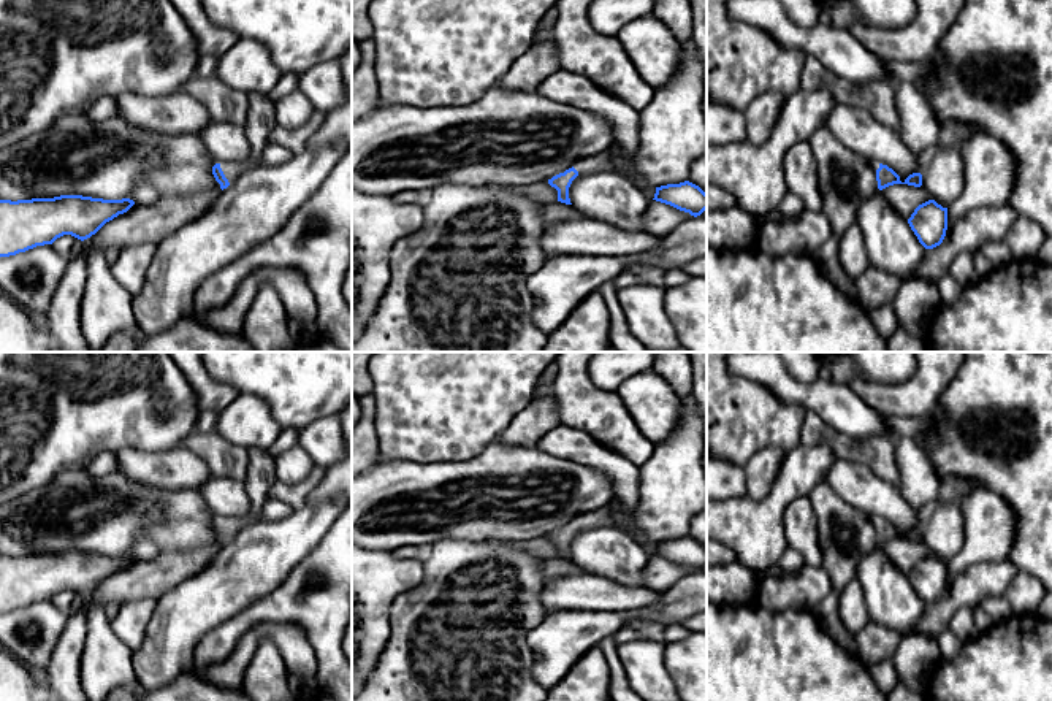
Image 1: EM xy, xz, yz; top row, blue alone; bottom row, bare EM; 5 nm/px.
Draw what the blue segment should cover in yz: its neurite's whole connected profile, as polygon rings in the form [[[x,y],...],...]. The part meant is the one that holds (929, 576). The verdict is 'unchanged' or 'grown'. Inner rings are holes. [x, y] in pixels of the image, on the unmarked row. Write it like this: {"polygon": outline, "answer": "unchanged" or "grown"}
{"polygon": [[[928,555],[914,565],[908,579],[919,598],[925,604],[933,604],[940,601],[946,592],[947,563],[943,563],[935,555]]], "answer": "unchanged"}

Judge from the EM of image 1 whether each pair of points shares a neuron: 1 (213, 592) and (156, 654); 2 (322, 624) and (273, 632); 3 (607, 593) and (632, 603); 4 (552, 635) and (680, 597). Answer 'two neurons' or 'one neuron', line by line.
1: one neuron
2: two neurons
3: one neuron
4: one neuron

